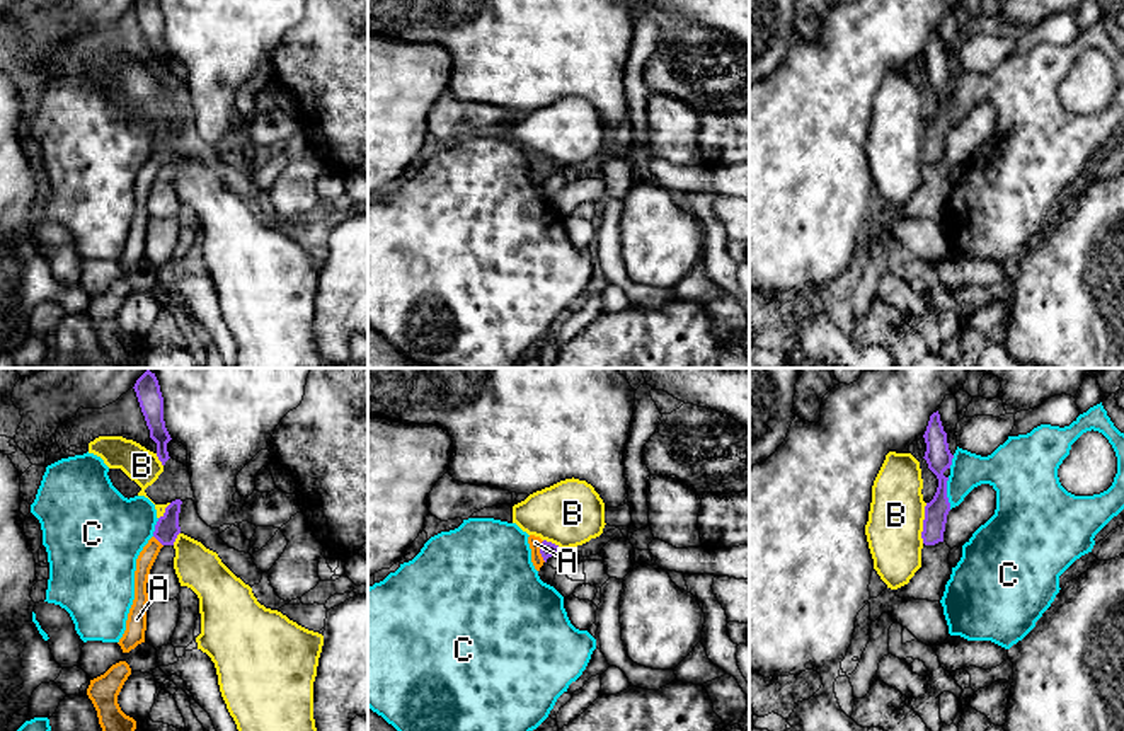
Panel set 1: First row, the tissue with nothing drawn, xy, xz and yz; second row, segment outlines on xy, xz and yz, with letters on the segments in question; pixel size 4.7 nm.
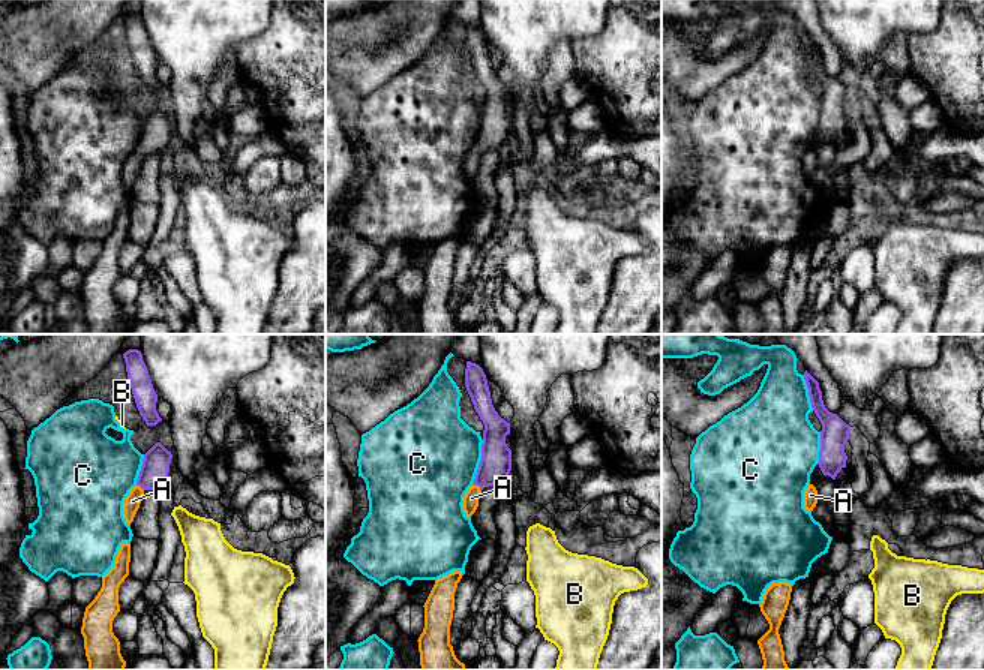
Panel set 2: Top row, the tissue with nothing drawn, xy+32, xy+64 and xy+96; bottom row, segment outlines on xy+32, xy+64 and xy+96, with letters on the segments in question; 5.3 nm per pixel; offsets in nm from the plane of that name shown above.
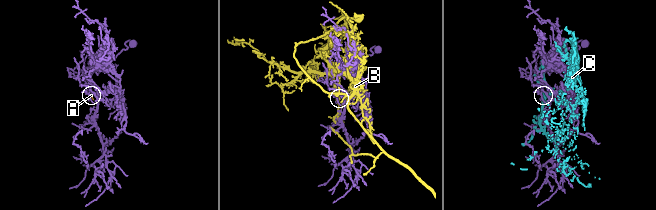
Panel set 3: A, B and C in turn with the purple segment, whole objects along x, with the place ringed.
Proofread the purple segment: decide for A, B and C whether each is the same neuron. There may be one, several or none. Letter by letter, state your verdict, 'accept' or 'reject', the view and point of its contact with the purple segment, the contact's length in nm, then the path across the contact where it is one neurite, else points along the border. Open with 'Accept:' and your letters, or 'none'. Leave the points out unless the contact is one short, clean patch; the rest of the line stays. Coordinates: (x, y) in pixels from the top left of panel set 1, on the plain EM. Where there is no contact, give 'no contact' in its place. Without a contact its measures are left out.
Accept: A
A: accept; meets purple in xz at (540, 169); contact 110 nm long; runs through xz (547, 167), (540, 169), (535, 161)
B: reject; meets purple in yz at (923, 142); contact 190 nm long
C: reject; meets purple in yz at (946, 111); contact 150 nm long

